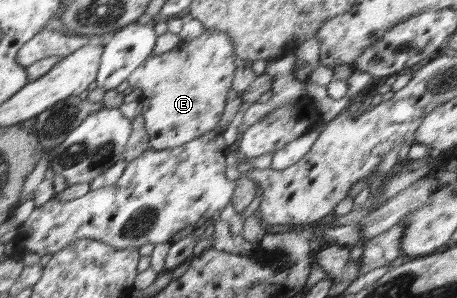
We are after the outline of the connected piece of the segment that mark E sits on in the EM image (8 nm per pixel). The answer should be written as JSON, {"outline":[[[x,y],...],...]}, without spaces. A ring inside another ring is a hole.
{"outline":[[[209,30],[191,42],[181,42],[170,52],[148,58],[137,67],[126,81],[131,87],[143,93],[140,102],[143,104],[140,115],[145,120],[145,128],[149,135],[148,144],[152,150],[181,147],[206,132],[213,131],[215,124],[221,120],[227,94],[233,88],[234,75],[237,68],[235,60],[237,46],[230,40],[229,33],[221,30]]]}

